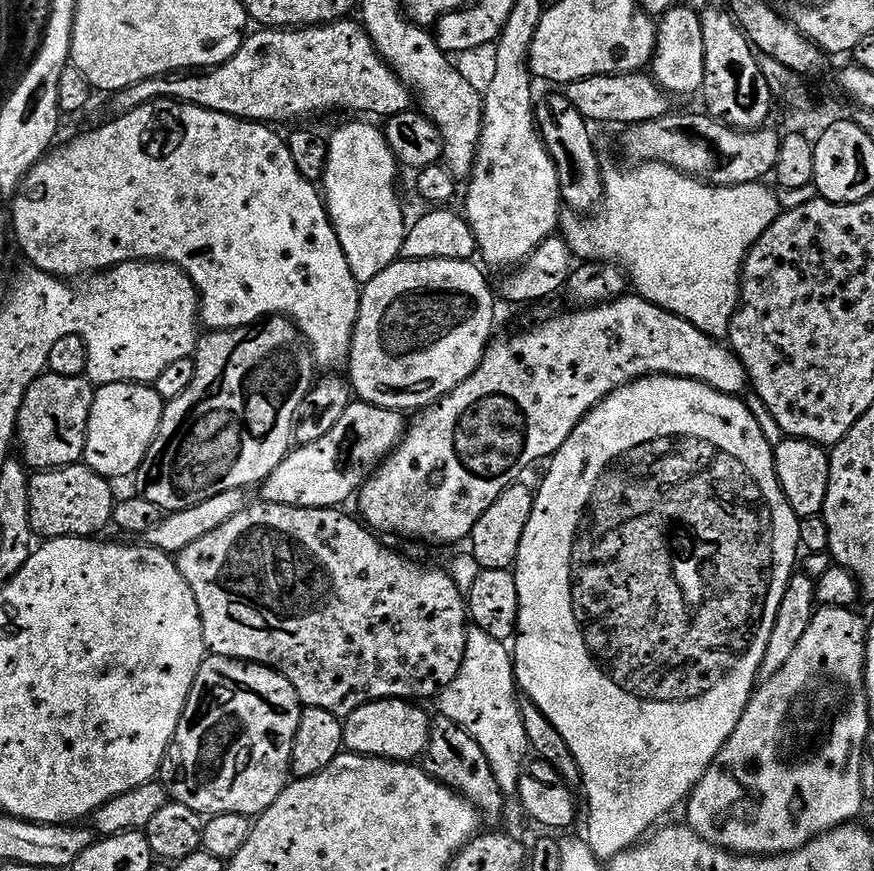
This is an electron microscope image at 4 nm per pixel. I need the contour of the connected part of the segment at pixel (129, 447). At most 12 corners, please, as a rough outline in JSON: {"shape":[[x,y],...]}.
{"shape":[[148,386],[95,391],[84,462],[112,478],[137,470],[162,432]]}

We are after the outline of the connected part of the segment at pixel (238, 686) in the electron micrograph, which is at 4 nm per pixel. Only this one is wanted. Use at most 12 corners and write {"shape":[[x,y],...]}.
{"shape":[[212,654],[168,748],[185,808],[255,818],[290,783],[300,695]]}

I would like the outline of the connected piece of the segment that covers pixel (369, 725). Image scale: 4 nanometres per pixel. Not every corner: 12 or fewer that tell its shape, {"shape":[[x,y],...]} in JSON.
{"shape":[[380,700],[343,721],[344,748],[415,761],[428,716],[415,703]]}

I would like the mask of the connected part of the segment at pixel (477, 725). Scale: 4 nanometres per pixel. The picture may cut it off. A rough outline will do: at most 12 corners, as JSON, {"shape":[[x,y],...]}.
{"shape":[[469,627],[444,704],[519,793],[530,745],[509,645]]}

